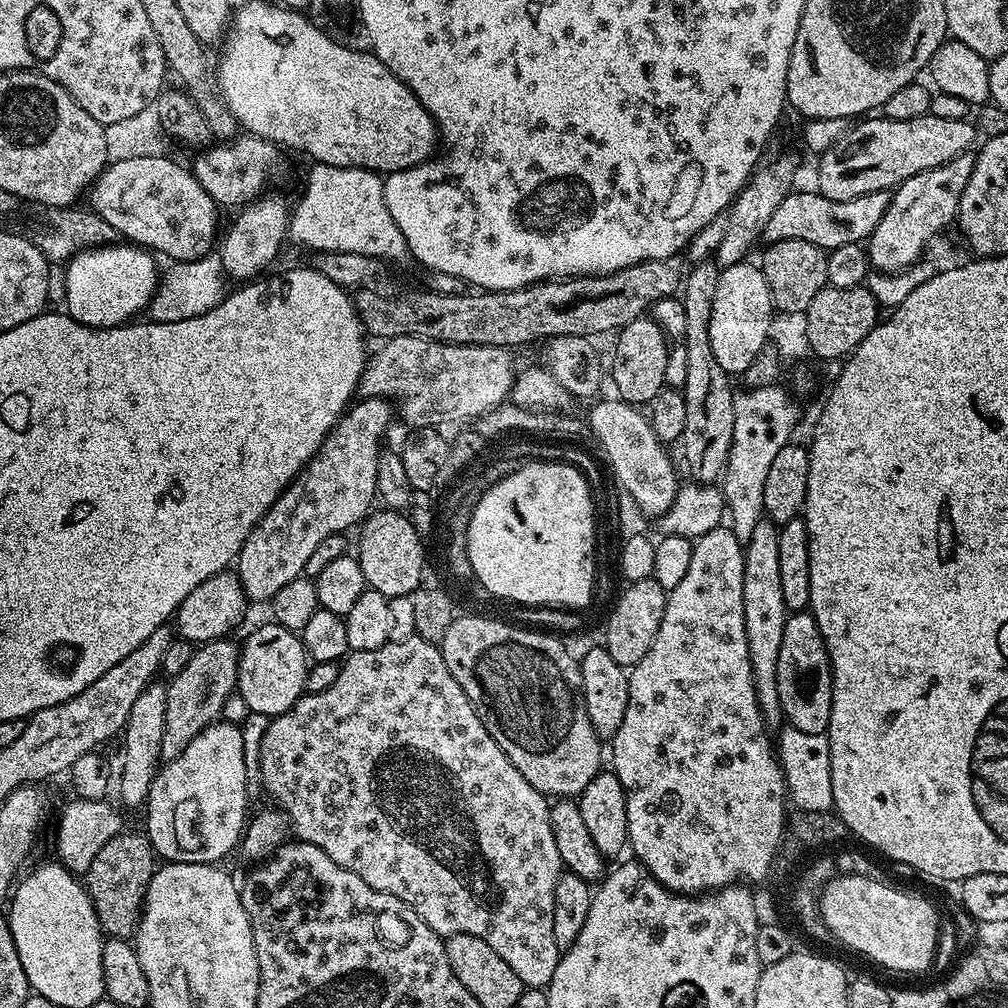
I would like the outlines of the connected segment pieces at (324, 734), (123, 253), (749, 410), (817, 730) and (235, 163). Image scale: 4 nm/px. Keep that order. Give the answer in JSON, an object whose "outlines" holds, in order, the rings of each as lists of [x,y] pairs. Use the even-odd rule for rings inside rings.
{"outlines":[[[[409,634],[404,641],[400,641],[399,638],[393,639],[378,650],[349,651],[340,664],[340,673],[338,678],[334,678],[334,686],[330,686],[321,692],[301,696],[294,706],[290,706],[290,710],[286,710],[280,716],[271,717],[267,724],[268,729],[260,736],[260,780],[264,783],[265,790],[276,799],[277,806],[288,815],[293,830],[300,835],[297,837],[303,843],[318,846],[318,850],[322,850],[327,856],[334,858],[334,862],[338,862],[338,866],[358,874],[358,878],[362,878],[362,882],[366,882],[366,886],[374,886],[374,890],[382,890],[382,894],[390,894],[394,898],[406,902],[414,910],[414,914],[418,914],[418,918],[422,918],[422,922],[426,922],[426,926],[430,926],[430,930],[437,932],[440,937],[447,938],[454,934],[474,934],[474,938],[482,938],[482,942],[486,942],[486,946],[490,946],[490,950],[494,950],[494,954],[498,954],[514,970],[514,974],[518,974],[520,981],[529,989],[540,990],[551,982],[554,970],[558,966],[562,955],[562,949],[554,942],[554,890],[562,871],[562,865],[558,854],[558,846],[554,842],[554,830],[548,814],[549,801],[543,792],[534,790],[534,786],[530,786],[530,782],[526,782],[526,778],[522,778],[522,774],[518,774],[517,768],[506,758],[505,752],[498,746],[498,742],[494,742],[494,738],[490,738],[486,726],[482,726],[478,714],[474,714],[474,706],[470,706],[470,698],[466,698],[466,694],[462,694],[462,686],[458,686],[458,682],[454,682],[454,674],[450,674],[450,670],[446,670],[446,662],[442,658],[439,647],[433,641],[424,640],[421,636],[415,634]],[[316,784],[324,784],[324,789],[320,792],[320,788]],[[319,792],[320,800],[316,800],[316,795]]],[[[98,246],[93,250],[82,250],[78,254],[74,255],[71,260],[67,261],[66,268],[68,268],[68,273],[64,276],[64,300],[68,303],[68,308],[66,307],[67,315],[71,316],[72,319],[79,322],[79,324],[85,324],[91,328],[114,328],[123,325],[125,322],[131,321],[132,316],[135,312],[142,313],[145,308],[149,305],[149,300],[152,297],[152,293],[155,292],[158,285],[158,271],[156,272],[156,264],[151,260],[153,257],[149,255],[147,251],[140,248],[135,248],[132,246],[124,246],[128,248],[112,248],[113,246]]],[[[771,384],[735,393],[732,400],[734,410],[734,434],[728,451],[727,466],[720,479],[729,516],[730,529],[741,546],[748,544],[755,526],[764,518],[765,482],[770,466],[778,452],[791,443],[802,410],[782,384]]],[[[811,611],[793,612],[784,623],[782,646],[778,646],[778,698],[783,719],[802,734],[825,735],[830,722],[832,705],[832,667],[828,661],[828,651],[824,645],[818,624],[814,622]]],[[[244,134],[233,139],[231,144],[232,148],[216,146],[220,148],[214,148],[206,153],[197,162],[195,171],[198,173],[200,184],[217,205],[244,206],[260,200],[265,195],[264,187],[267,186],[268,180],[278,179],[287,170],[288,164],[284,161],[285,153],[277,145],[270,140],[261,140],[259,136]]]]}

